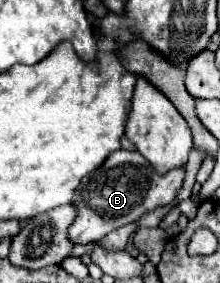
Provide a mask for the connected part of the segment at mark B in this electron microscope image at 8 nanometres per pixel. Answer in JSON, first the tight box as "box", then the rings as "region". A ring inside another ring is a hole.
{"box":[67,149,185,245],"region":[[[117,149],[113,151],[105,163],[95,169],[91,175],[85,175],[81,185],[75,189],[73,207],[75,219],[67,229],[67,237],[73,245],[89,245],[101,241],[107,233],[137,221],[141,215],[157,209],[173,205],[175,197],[183,189],[185,165],[175,167],[167,173],[159,173],[139,151]]]}

